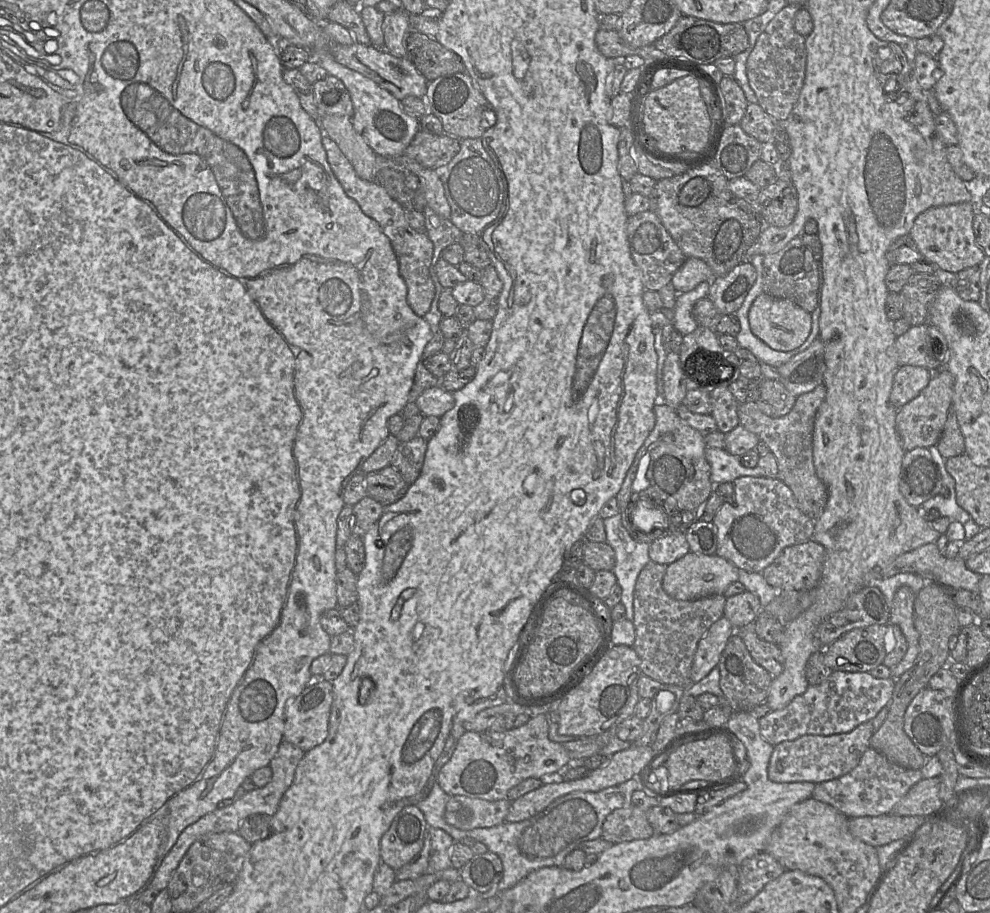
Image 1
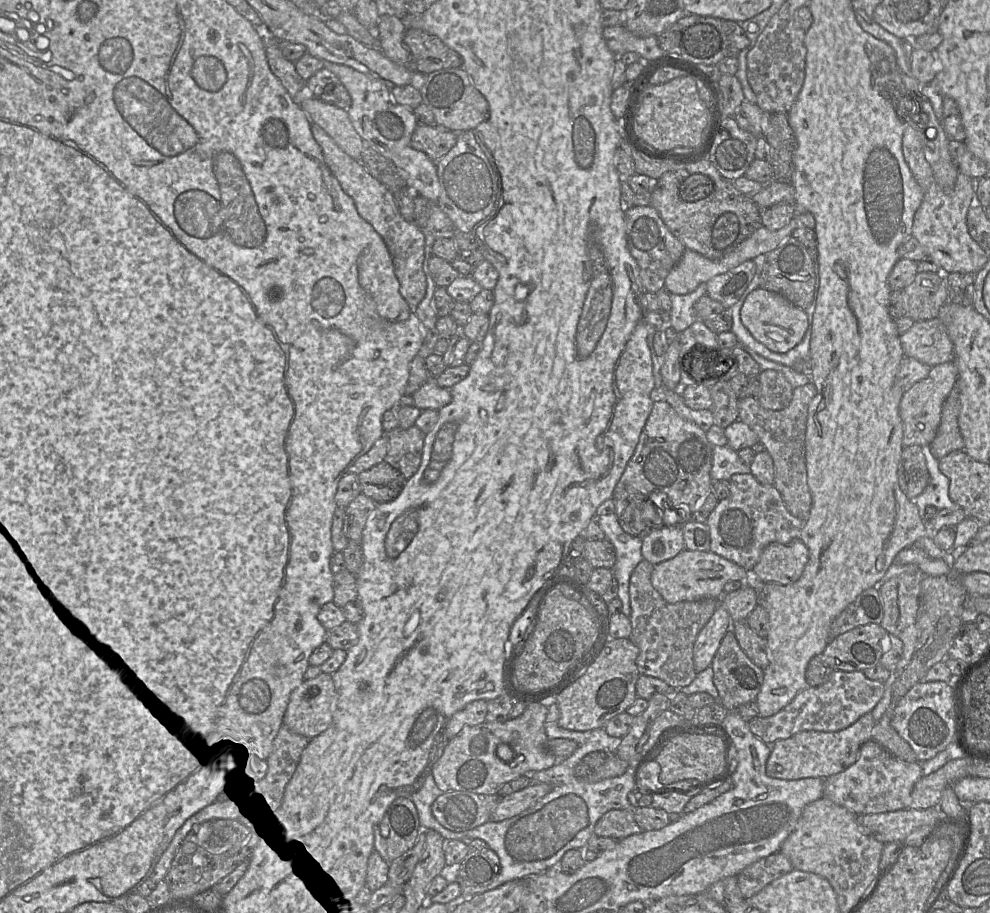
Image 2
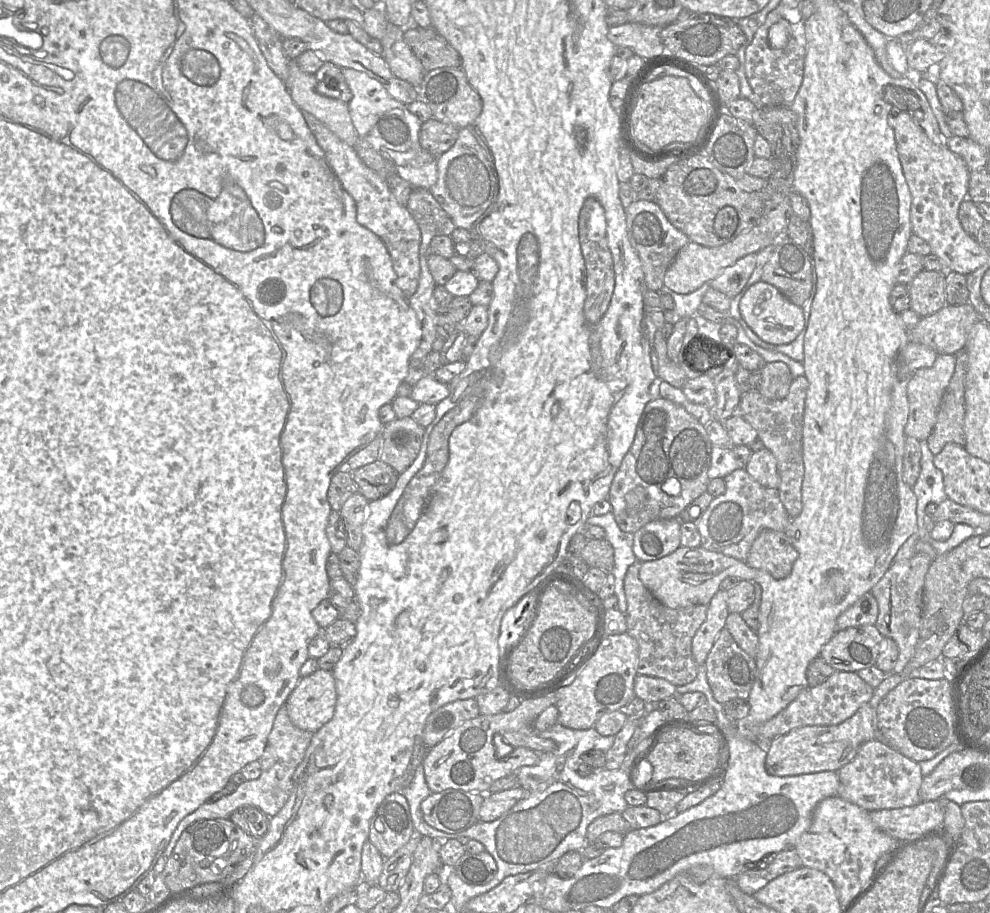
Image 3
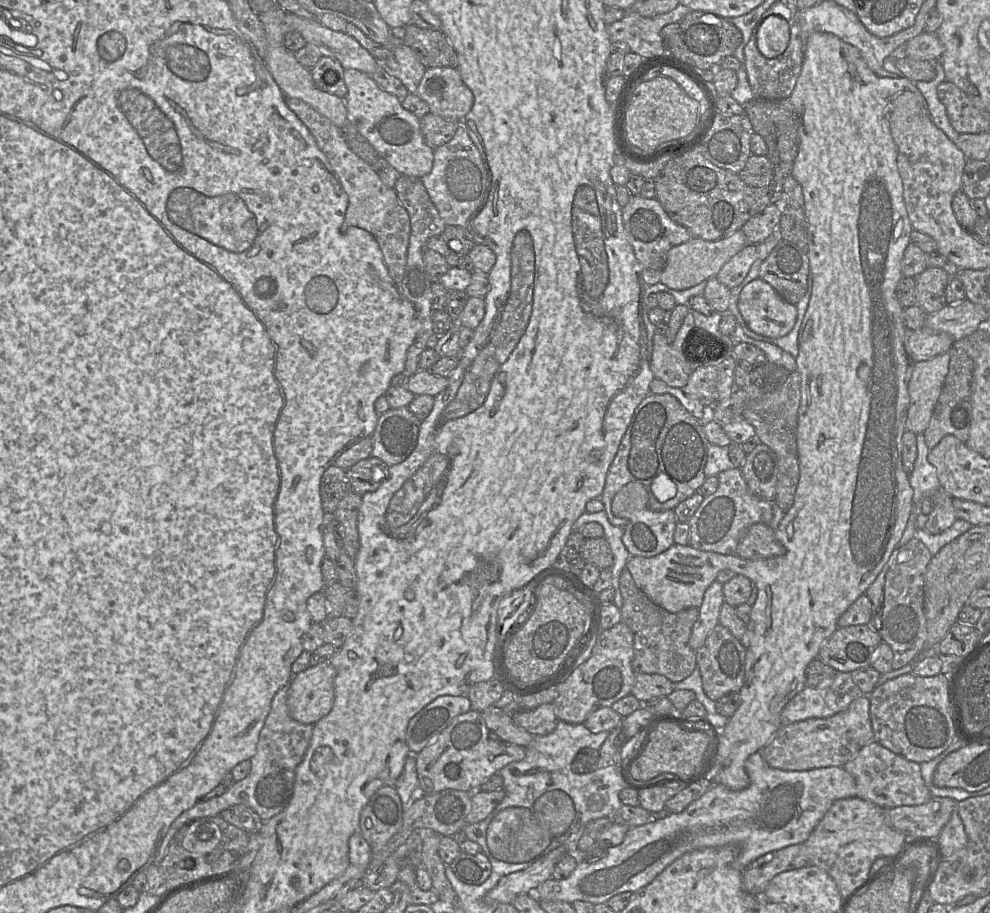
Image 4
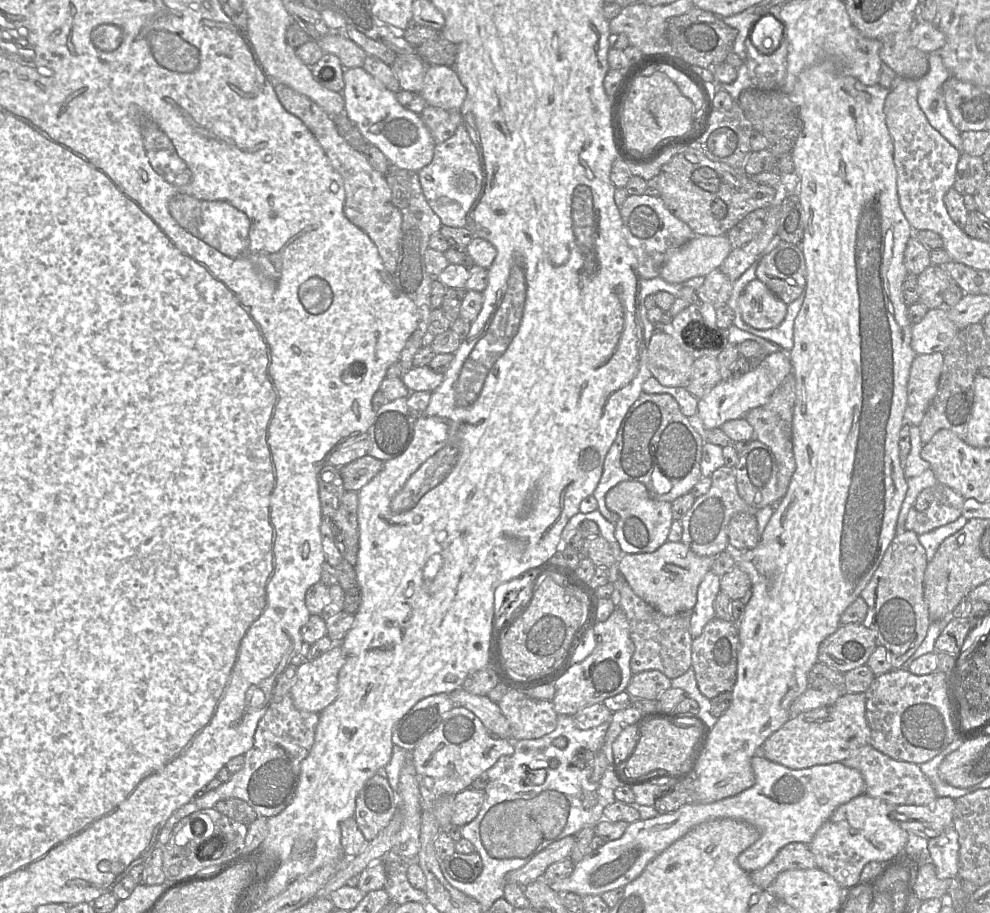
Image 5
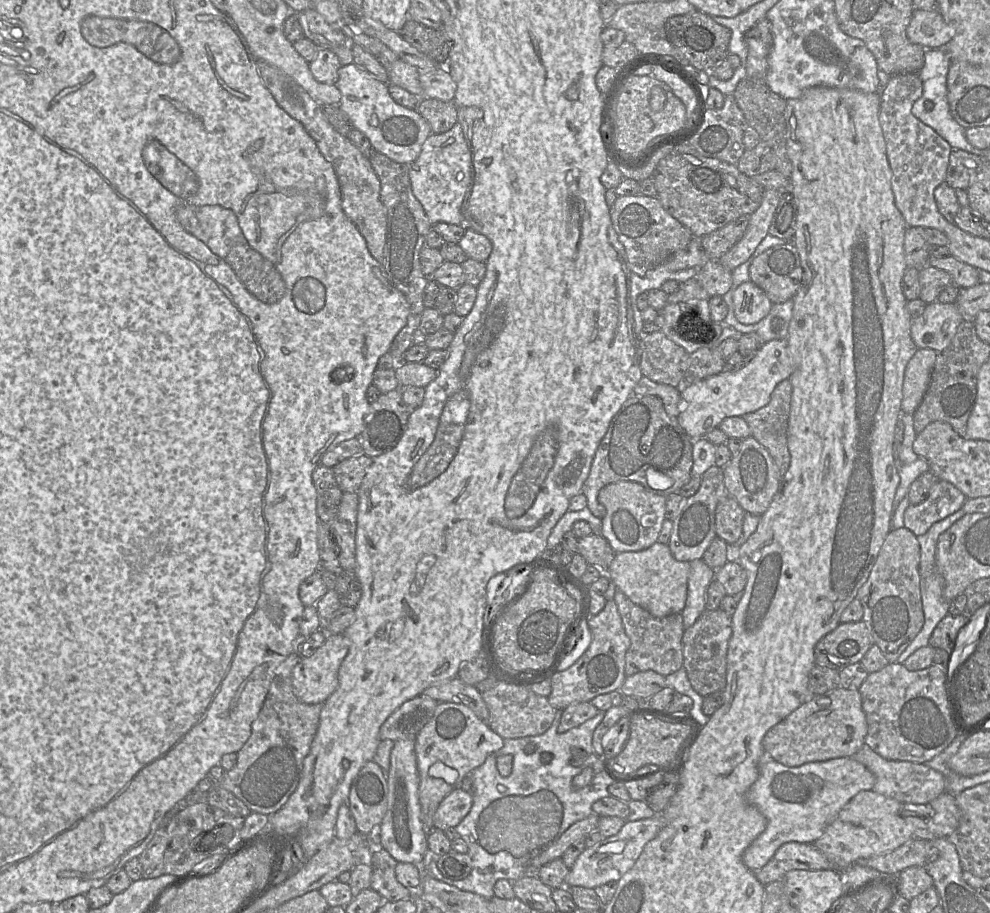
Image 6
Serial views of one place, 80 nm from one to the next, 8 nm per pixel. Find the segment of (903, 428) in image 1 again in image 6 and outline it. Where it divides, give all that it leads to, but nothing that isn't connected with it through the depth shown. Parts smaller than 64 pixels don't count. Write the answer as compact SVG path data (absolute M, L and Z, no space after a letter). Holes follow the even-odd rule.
M917 349L904 371L901 409L913 415L928 389L931 373L938 352L933 349Z

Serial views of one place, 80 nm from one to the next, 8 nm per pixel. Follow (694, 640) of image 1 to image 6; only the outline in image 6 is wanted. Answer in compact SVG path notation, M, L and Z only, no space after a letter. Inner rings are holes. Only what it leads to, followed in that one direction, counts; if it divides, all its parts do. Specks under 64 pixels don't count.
M616 590L614 601L630 646L625 654L626 677L638 672L653 670L664 677L683 668L683 634L685 631L681 613L666 617L655 617L647 610L634 604L622 591Z

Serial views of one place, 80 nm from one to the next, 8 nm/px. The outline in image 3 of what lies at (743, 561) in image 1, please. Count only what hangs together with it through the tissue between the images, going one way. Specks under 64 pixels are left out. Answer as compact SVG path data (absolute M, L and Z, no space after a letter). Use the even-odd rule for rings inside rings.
M744 468L737 469L724 478L724 494L713 498L697 522L701 547L726 556L746 561L751 545L764 529L786 533L793 518L779 498L778 488L765 488L753 480Z

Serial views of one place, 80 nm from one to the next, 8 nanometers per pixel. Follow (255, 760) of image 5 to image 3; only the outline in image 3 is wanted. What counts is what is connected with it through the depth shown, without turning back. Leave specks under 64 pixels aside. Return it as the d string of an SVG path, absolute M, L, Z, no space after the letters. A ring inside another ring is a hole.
M282 706L275 717L265 750L258 760L261 764L261 775L255 780L245 780L231 794L215 801L207 801L185 816L177 825L169 843L156 860L152 869L151 880L154 880L156 875L162 873L179 837L190 825L199 821L230 818L234 811L244 806L254 806L268 817L275 816L290 797L294 772L304 758L305 752L311 742L312 734L296 727L289 718L286 706Z

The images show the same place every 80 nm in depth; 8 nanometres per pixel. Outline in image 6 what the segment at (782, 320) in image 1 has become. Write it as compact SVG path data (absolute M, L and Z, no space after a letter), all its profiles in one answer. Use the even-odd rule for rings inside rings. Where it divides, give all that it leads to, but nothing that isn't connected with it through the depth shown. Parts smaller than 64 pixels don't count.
M752 281L742 283L733 294L734 314L742 324L756 324L771 311L773 303Z

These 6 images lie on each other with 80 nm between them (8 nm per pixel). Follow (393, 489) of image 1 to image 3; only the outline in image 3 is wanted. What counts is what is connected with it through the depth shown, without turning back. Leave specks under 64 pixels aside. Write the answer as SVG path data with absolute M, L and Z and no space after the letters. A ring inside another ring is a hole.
M380 459L352 473L357 493L369 502L386 496L396 485L399 473Z

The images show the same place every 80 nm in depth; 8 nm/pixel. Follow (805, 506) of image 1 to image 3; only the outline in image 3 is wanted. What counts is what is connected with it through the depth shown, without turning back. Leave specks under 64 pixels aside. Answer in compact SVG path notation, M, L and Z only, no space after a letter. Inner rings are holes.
M805 376L794 378L787 396L781 400L770 400L759 390L741 394L738 414L746 420L757 432L757 437L777 460L780 476L778 493L788 514L796 518L802 511L802 482L804 479L804 464L802 453L802 430L805 399L809 382Z

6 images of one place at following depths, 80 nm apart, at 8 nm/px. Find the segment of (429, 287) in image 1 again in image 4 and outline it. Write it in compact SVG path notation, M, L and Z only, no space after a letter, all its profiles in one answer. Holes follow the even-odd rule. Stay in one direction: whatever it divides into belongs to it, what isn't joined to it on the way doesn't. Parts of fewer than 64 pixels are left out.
M285 97L285 103L313 135L317 146L328 159L335 176L347 194L346 224L361 228L375 238L382 251L388 272L397 286L397 282L400 282L402 278L406 264L410 237L410 219L406 209L398 201L394 189L386 186L372 166L349 149L341 130L330 120L297 98Z

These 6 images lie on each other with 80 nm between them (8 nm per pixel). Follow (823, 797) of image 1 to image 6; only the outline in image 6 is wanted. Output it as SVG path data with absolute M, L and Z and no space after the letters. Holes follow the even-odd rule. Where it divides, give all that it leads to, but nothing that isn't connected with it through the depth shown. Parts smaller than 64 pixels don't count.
M863 745L851 756L875 776L873 791L899 801L901 804L925 804L946 792L946 779L940 772L925 764L887 760Z

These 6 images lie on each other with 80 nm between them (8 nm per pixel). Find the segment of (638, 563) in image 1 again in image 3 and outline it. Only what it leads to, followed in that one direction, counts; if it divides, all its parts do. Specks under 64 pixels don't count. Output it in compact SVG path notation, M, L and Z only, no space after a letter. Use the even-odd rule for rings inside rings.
M612 512L604 515L591 515L586 524L597 525L604 529L605 539L609 541L614 550L614 568L611 574L614 576L614 594L617 596L617 607L625 614L627 602L624 591L624 578L628 568L638 559L633 552L633 534L622 531Z

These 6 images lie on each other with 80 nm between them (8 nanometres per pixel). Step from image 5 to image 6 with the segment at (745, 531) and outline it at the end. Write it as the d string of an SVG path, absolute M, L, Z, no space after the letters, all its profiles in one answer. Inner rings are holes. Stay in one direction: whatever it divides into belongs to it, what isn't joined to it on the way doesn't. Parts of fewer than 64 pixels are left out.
M732 496L721 499L715 516L717 536L727 544L736 543L742 536L745 513Z

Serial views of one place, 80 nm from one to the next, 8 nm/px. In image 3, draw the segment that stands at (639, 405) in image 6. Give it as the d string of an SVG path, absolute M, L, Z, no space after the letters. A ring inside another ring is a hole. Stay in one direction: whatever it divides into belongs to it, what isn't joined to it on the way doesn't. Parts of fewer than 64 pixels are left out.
M662 397L650 400L609 490L608 500L618 527L633 534L650 521L678 517L692 501L707 492L711 449L705 427L681 405ZM671 478L677 479L681 485L677 496L670 496L661 489L662 484ZM636 487L645 489L646 503L638 513L629 516L625 495Z

